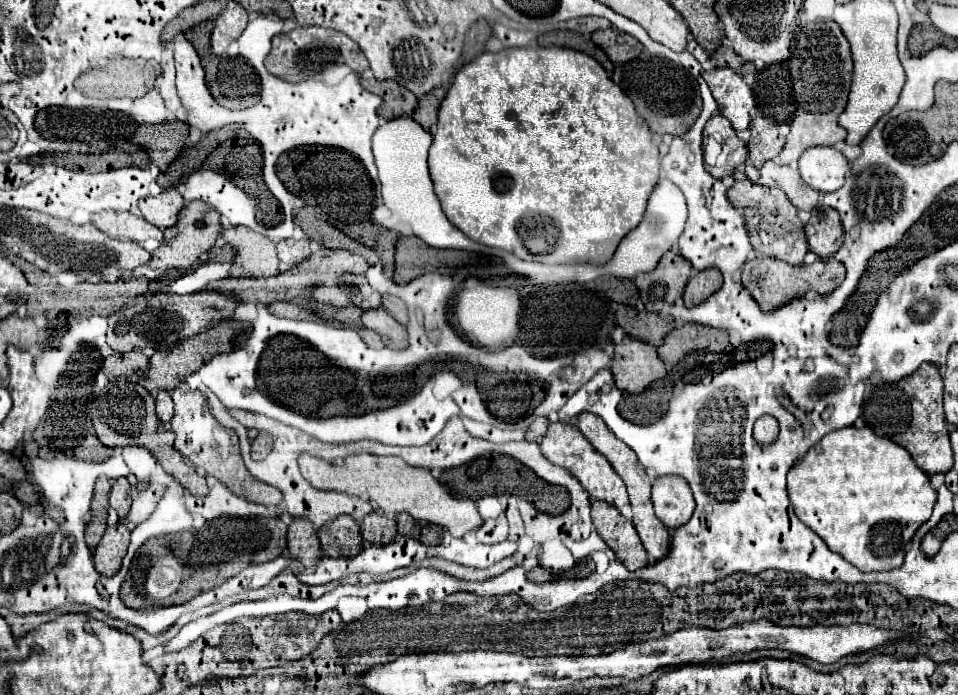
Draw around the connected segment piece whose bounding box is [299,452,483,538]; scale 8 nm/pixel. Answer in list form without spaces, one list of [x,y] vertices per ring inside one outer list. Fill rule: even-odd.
[[[307,452],[299,456],[301,474],[309,480],[311,486],[319,490],[341,490],[353,496],[365,496],[375,502],[387,516],[399,512],[409,512],[415,520],[425,520],[437,526],[447,526],[447,530],[461,538],[469,530],[483,524],[483,518],[477,512],[477,506],[471,498],[453,498],[447,488],[431,476],[429,470],[419,466],[409,466],[397,456],[375,456],[375,454],[351,454],[343,464],[331,464],[327,460],[315,458]]]

